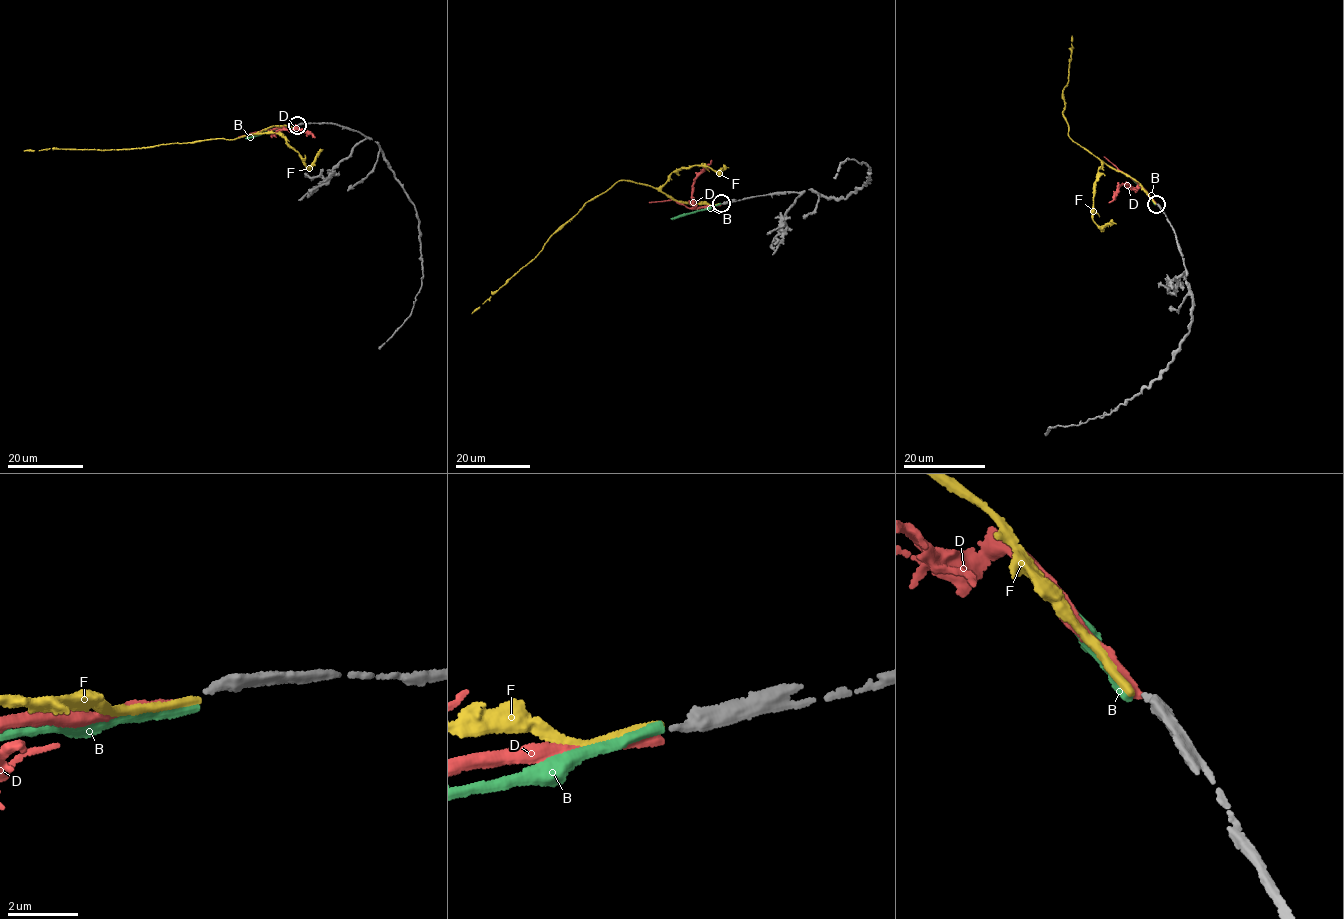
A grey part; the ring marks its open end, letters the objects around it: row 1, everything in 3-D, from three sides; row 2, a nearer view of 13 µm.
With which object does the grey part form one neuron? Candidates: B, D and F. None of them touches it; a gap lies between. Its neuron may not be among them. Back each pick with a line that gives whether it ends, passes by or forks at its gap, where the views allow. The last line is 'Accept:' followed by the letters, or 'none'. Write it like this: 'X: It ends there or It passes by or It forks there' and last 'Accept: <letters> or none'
Accept: none

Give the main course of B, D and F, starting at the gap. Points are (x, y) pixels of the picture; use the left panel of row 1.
B: (296, 126), (246, 138)
D: (296, 125), (272, 132), (307, 131), (315, 137)
F: (297, 125), (277, 126), (232, 139), (134, 149), (23, 150)

